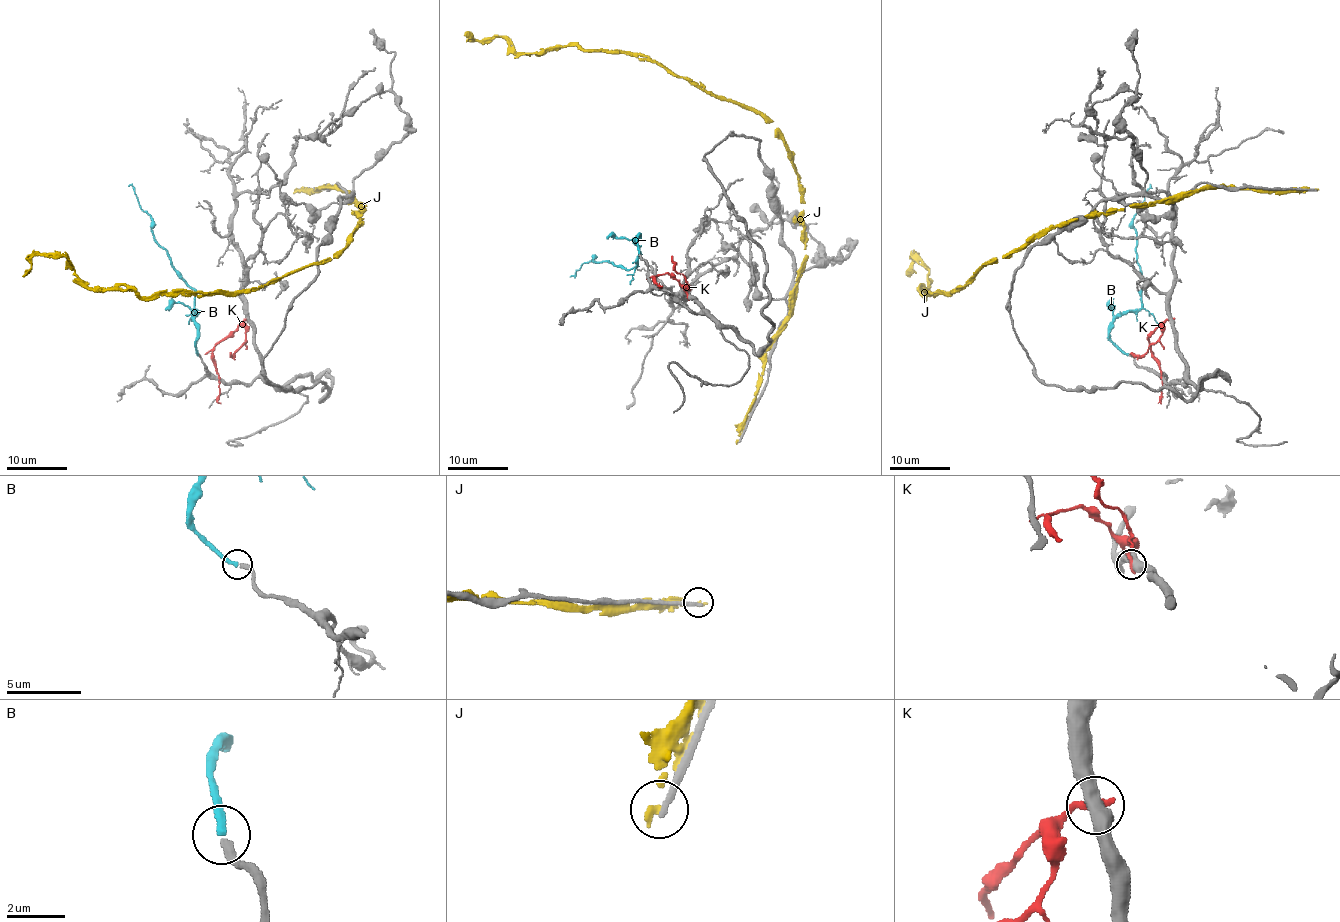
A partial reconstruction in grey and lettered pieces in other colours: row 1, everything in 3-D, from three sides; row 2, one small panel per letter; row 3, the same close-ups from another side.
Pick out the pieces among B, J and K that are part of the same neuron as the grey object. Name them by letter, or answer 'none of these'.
B

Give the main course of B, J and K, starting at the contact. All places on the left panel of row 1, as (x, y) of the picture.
B: (197, 354), (195, 291), (174, 269), (171, 258), (156, 242), (152, 218), (141, 209), (134, 188), (128, 186)
J: (297, 189), (341, 189), (362, 218), (340, 252), (258, 288), (140, 297), (89, 288), (65, 257), (23, 276)
K: (246, 320), (215, 347), (213, 357), (219, 380), (218, 401), (221, 404)

